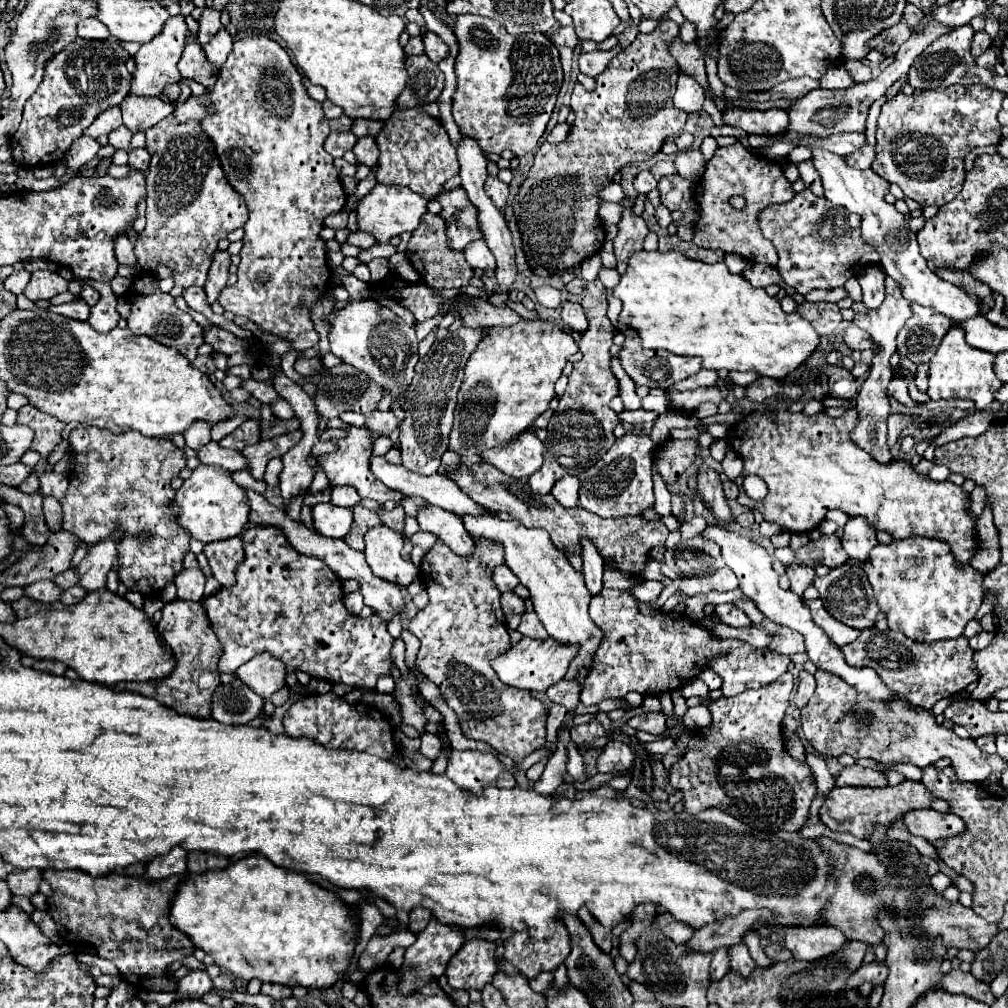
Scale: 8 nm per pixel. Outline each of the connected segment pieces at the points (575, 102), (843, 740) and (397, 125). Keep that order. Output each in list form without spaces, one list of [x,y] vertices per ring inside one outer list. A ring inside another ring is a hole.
[[[667,19],[663,21],[653,33],[643,35],[639,33],[637,39],[625,47],[609,65],[607,69],[595,77],[595,89],[589,91],[575,83],[573,95],[571,95],[571,111],[575,113],[575,121],[571,125],[571,131],[563,143],[551,145],[543,143],[537,153],[535,161],[531,165],[529,175],[519,187],[519,193],[513,201],[513,213],[519,225],[521,241],[523,241],[523,253],[527,257],[527,263],[531,271],[537,277],[551,277],[561,273],[563,269],[569,269],[583,259],[599,253],[605,241],[605,229],[599,219],[599,207],[603,199],[599,197],[599,191],[607,187],[613,181],[613,175],[631,163],[649,161],[655,157],[655,153],[661,151],[663,141],[669,135],[679,135],[683,131],[683,125],[687,121],[687,113],[673,107],[673,93],[677,83],[679,65],[669,53],[671,41],[679,35],[679,27]]]
[[[827,671],[815,673],[817,689],[811,701],[801,709],[801,727],[813,749],[827,757],[839,757],[843,753],[853,759],[873,759],[879,763],[913,763],[927,767],[941,757],[951,759],[959,781],[981,783],[993,771],[1003,771],[1007,765],[997,753],[983,753],[973,739],[959,739],[953,729],[945,729],[935,721],[935,715],[923,711],[909,701],[875,701],[867,693],[859,693],[841,677]]]
[[[421,107],[397,109],[383,125],[375,141],[381,151],[379,165],[375,169],[375,177],[379,183],[407,185],[427,201],[433,201],[441,193],[445,181],[459,173],[457,149],[451,145],[447,131]]]

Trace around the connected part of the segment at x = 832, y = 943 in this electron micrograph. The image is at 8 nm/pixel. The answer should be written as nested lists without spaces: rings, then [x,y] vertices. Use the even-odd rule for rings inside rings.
[[[807,927],[787,929],[785,947],[801,961],[817,961],[837,953],[847,943],[845,935],[835,927]]]

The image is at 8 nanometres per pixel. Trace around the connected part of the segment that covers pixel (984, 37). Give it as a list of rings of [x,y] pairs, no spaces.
[[[981,31],[981,33],[975,33],[975,37],[973,37],[973,57],[979,57],[981,53],[985,53],[987,51],[987,45],[991,45],[991,39],[989,39],[989,35],[985,33],[985,31]]]

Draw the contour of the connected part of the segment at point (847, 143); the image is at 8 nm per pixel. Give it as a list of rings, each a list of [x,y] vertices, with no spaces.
[[[839,133],[829,139],[817,139],[817,137],[805,137],[801,139],[799,145],[807,145],[809,149],[827,149],[839,155],[849,155],[861,145],[865,145],[865,135],[863,133]]]

